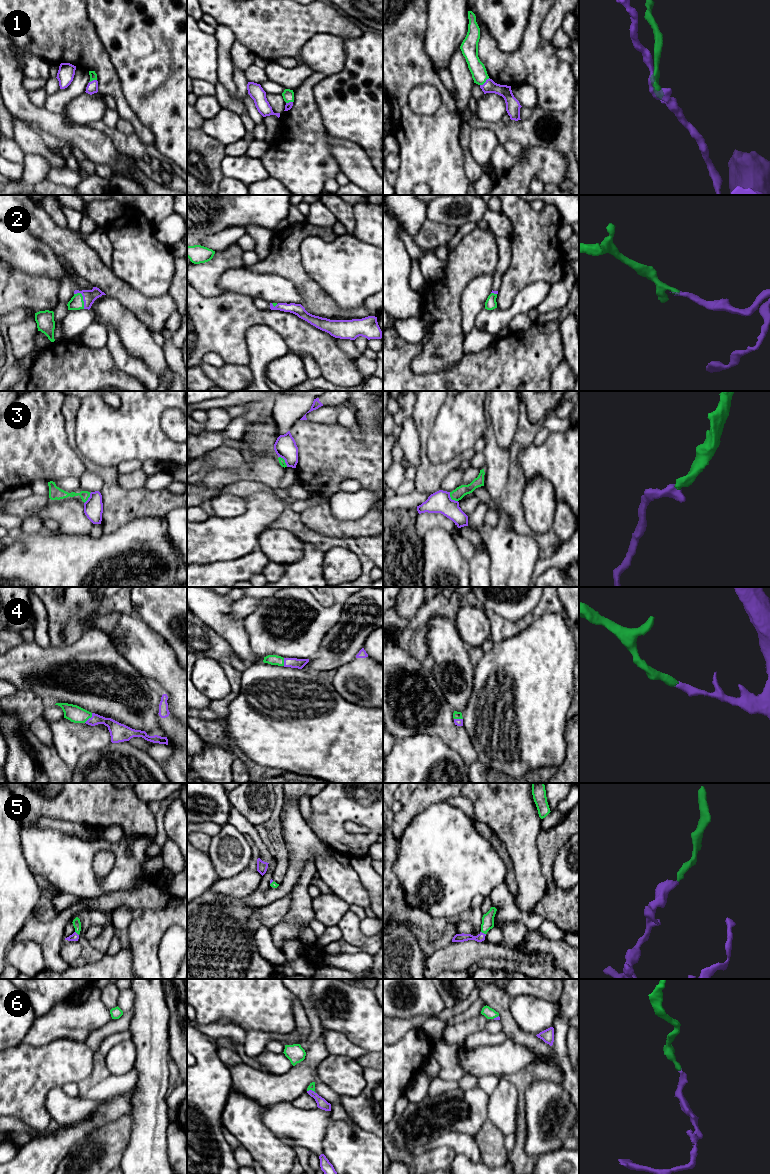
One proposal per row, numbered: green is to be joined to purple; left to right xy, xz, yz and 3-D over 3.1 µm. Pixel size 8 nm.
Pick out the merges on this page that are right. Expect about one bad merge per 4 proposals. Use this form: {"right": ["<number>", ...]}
{"right": ["1", "2", "4", "5", "6"]}

